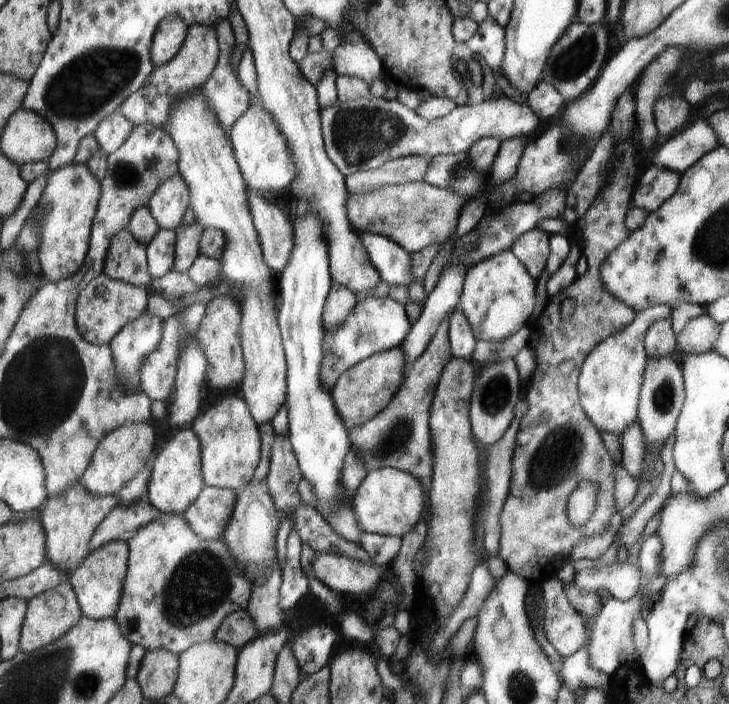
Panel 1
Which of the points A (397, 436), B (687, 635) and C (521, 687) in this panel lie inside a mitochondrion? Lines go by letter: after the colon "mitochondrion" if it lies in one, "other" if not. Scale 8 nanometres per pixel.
A: mitochondrion
B: other
C: mitochondrion

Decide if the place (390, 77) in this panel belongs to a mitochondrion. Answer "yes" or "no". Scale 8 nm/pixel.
no

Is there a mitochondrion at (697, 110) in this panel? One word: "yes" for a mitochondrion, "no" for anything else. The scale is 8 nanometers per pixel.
no

